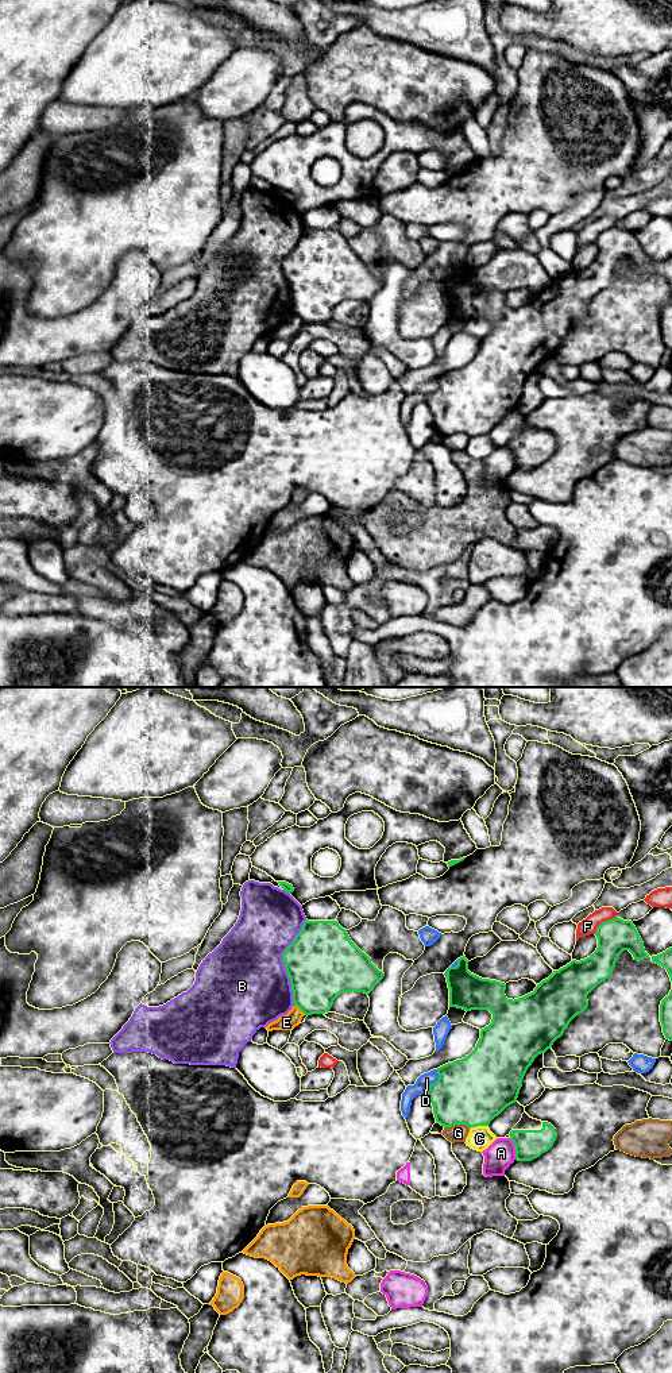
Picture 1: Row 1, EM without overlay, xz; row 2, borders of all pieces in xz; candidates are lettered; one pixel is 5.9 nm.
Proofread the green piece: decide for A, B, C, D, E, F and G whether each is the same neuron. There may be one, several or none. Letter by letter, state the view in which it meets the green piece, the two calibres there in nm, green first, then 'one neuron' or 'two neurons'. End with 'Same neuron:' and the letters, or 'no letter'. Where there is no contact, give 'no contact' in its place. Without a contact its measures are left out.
A: contact in xz; calibres 180 and 170 nm; two neurons
B: contact in xz; calibres 440 and 500 nm; two neurons
C: contact in xz; calibres 400 and 150 nm; two neurons
D: contact in xz; calibres 400 and 80 nm; two neurons
E: contact in xz; calibres 360 and 100 nm; two neurons
F: contact in xz; calibres 200 and 100 nm; two neurons
G: contact in xz; calibres 400 and 110 nm; two neurons
Same neuron: no letter

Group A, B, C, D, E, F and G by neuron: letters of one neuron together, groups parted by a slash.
A / B / C / D / E / F / G

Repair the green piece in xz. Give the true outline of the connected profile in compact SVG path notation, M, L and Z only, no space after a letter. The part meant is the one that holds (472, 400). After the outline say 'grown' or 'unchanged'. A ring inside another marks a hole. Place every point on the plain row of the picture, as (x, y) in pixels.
M618 225L605 230L596 236L595 244L598 257L590 266L572 269L553 279L533 301L514 309L506 306L505 292L471 282L466 265L457 267L456 275L447 278L449 316L466 320L488 319L493 328L480 339L480 347L468 365L437 377L439 387L426 398L437 432L444 436L466 433L470 437L488 435L507 414L517 410L528 377L538 363L551 358L569 331L588 316L587 304L611 285L618 265L629 259L634 269L649 266L632 230Z | unchanged

